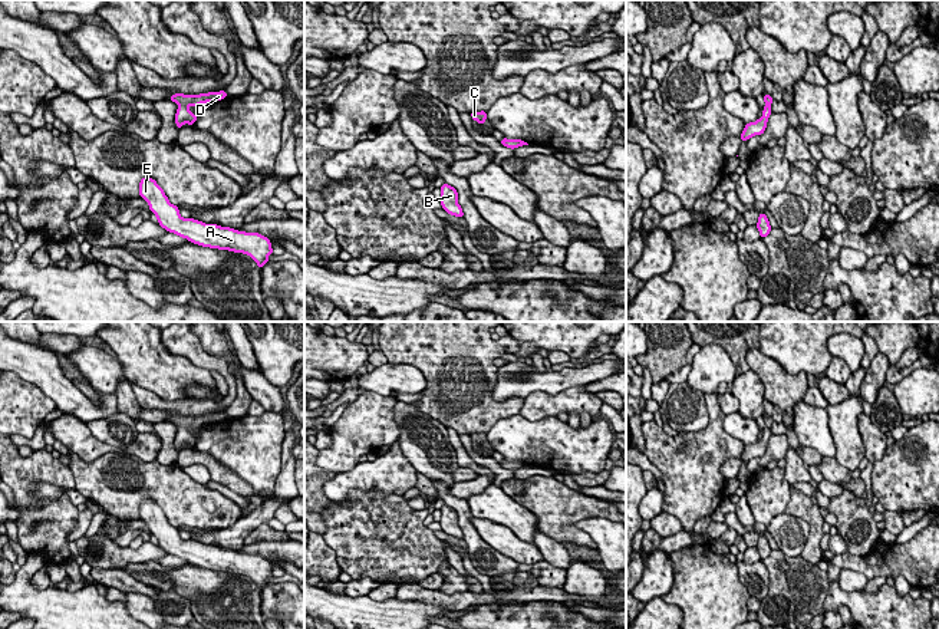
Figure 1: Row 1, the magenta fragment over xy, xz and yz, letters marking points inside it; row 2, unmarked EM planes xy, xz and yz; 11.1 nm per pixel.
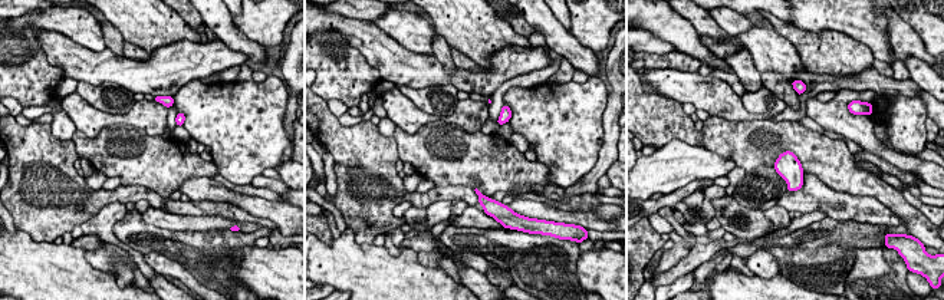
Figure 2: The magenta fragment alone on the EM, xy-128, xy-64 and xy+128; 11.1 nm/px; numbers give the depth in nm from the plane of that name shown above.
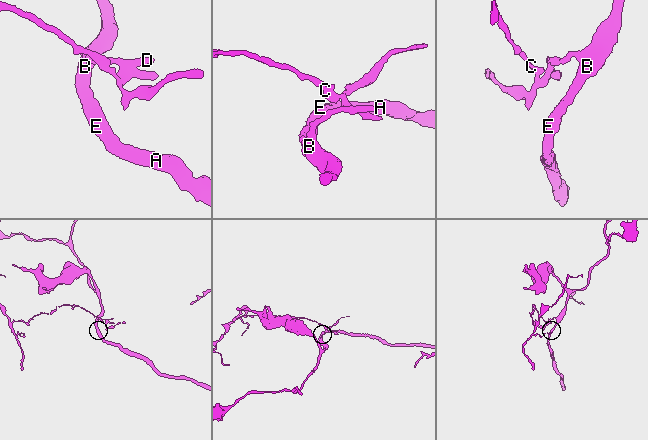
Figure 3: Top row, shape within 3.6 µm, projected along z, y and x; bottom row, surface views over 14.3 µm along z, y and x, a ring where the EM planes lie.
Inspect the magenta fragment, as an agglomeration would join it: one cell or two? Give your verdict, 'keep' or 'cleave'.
cleave

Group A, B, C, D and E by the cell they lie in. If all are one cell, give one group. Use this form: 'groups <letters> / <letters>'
groups A B D E / C

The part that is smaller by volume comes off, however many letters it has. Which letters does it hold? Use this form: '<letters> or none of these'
C

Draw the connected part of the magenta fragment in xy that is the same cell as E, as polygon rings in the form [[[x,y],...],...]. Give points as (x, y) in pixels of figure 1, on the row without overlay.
[[[144,498],[139,504],[139,518],[144,520],[159,547],[188,563],[218,572],[228,572],[250,577],[260,590],[273,576],[271,563],[258,554],[238,553],[217,546],[205,546],[194,540],[182,540],[179,530],[169,524],[164,511],[154,500]]]

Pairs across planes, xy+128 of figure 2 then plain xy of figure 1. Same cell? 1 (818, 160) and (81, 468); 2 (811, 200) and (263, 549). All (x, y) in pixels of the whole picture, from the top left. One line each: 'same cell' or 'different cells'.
1: same cell
2: different cells

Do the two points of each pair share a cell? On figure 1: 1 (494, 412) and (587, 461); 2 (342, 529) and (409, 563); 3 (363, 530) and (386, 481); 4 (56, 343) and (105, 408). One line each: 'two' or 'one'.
1: two
2: one
3: two
4: two

